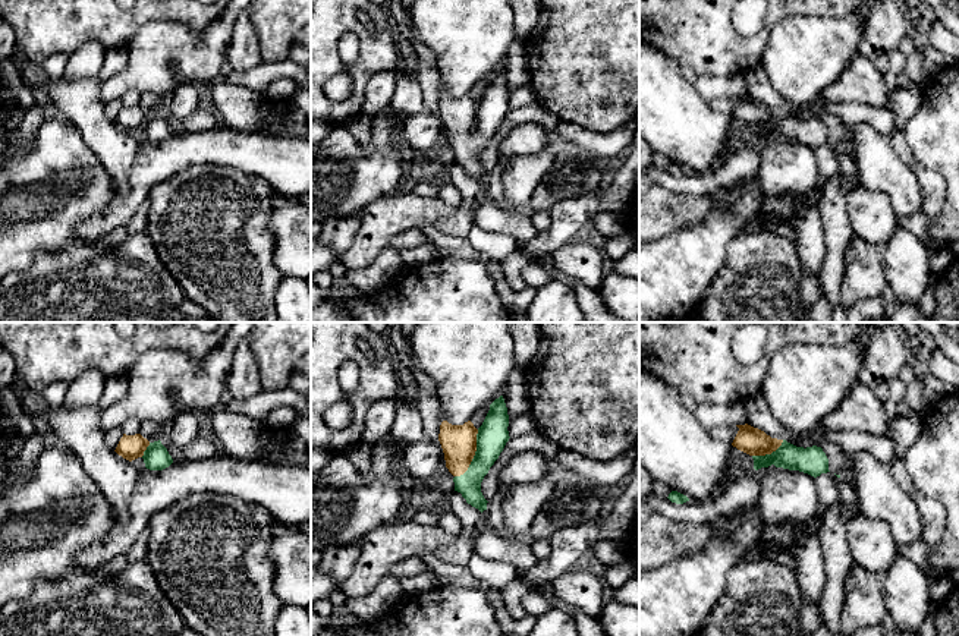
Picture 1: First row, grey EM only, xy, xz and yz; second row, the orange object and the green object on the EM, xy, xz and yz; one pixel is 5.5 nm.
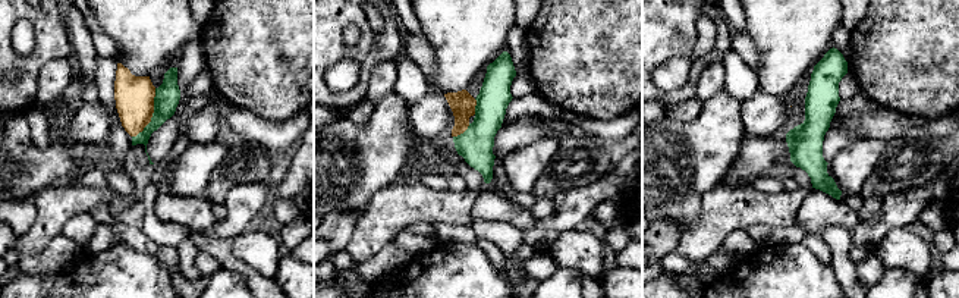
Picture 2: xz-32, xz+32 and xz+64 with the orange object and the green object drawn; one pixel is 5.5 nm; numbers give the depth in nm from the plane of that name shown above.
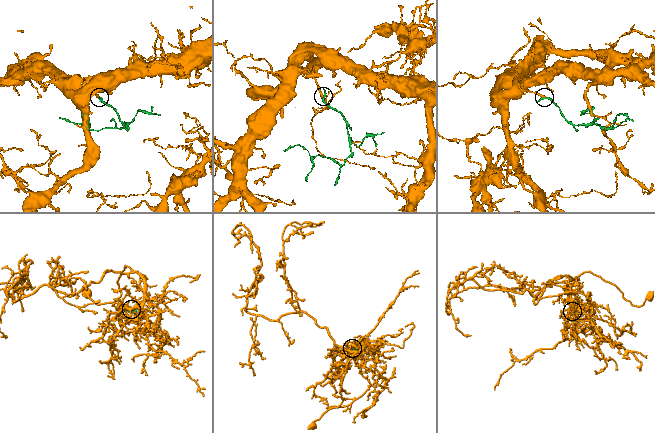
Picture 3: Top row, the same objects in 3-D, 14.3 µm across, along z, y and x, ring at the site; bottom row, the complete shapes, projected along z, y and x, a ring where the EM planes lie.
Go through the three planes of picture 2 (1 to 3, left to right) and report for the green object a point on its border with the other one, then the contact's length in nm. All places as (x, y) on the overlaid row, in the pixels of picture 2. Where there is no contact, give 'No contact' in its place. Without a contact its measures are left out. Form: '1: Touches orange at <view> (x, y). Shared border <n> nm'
1: Touches orange at xz-32 (151, 115). Shared border 300 nm
2: Touches orange at xz+32 (462, 132). Shared border 120 nm
3: No contact

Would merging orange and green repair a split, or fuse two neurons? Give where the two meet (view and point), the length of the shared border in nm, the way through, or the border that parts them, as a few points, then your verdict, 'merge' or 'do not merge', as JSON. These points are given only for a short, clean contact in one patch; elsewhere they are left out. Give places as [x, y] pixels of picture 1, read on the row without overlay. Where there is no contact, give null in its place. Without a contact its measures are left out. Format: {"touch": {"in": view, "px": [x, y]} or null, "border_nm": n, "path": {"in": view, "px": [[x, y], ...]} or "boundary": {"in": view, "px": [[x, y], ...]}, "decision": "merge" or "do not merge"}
{"touch": {"in": "xz", "px": [474, 126]}, "border_nm": 300, "path": {"in": "xz", "px": [[458, 113], [474, 126], [493, 106]]}, "decision": "merge"}

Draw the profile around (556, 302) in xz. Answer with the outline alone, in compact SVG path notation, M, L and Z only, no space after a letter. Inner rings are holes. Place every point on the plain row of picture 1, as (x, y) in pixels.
M553 281L538 289L529 303L528 322L585 322L573 289L562 281Z

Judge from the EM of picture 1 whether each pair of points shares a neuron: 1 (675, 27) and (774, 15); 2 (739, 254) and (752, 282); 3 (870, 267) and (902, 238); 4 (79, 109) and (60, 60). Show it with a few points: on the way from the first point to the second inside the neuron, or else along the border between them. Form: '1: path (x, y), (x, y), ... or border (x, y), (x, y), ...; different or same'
1: path (701, 35), (708, 43), (755, 41); same
2: path (747, 261), (752, 267), (752, 274); same
3: border (883, 246), (883, 271), (887, 285); different
4: border (44, 72), (53, 76), (63, 75); different

